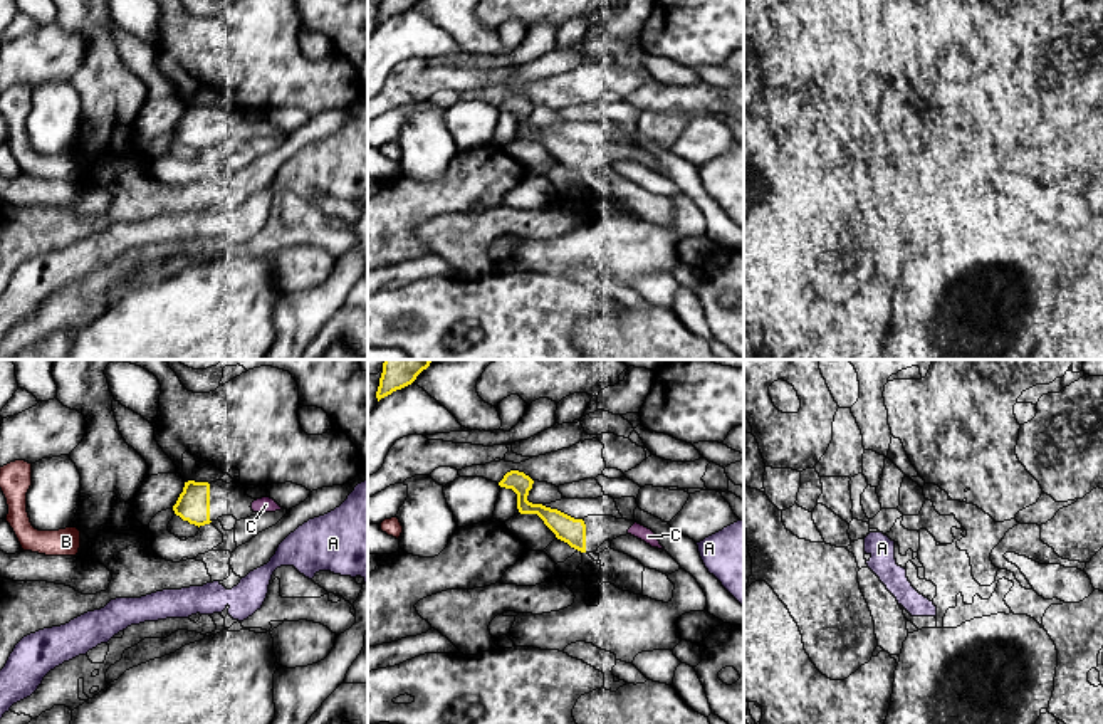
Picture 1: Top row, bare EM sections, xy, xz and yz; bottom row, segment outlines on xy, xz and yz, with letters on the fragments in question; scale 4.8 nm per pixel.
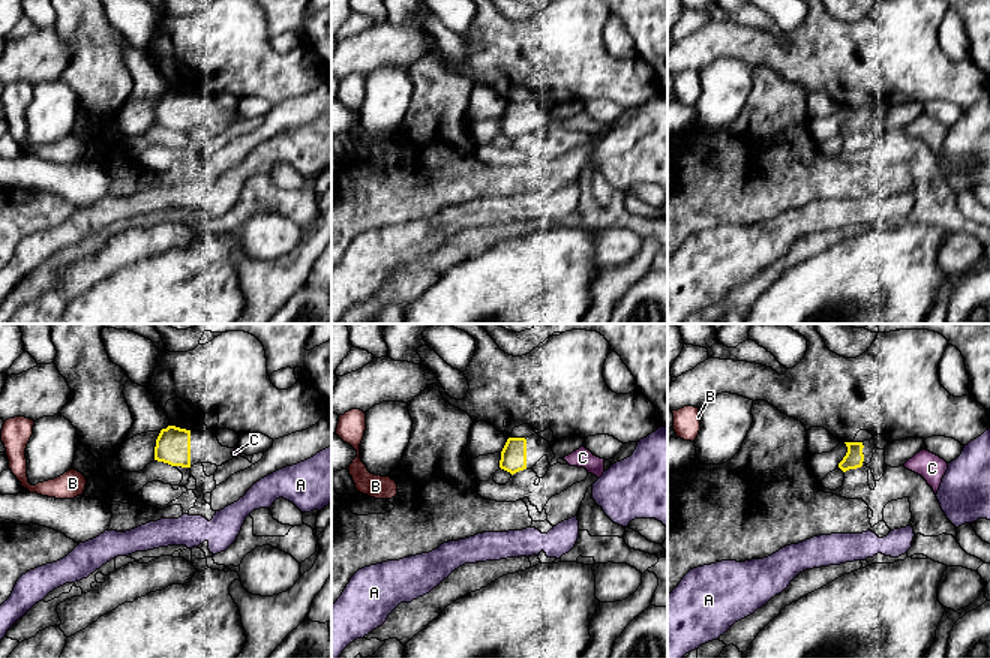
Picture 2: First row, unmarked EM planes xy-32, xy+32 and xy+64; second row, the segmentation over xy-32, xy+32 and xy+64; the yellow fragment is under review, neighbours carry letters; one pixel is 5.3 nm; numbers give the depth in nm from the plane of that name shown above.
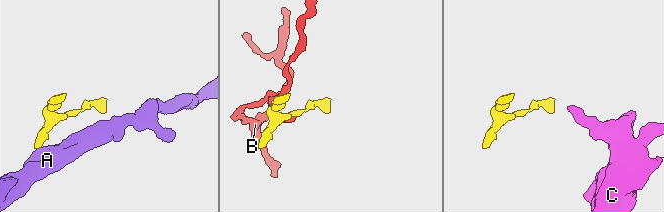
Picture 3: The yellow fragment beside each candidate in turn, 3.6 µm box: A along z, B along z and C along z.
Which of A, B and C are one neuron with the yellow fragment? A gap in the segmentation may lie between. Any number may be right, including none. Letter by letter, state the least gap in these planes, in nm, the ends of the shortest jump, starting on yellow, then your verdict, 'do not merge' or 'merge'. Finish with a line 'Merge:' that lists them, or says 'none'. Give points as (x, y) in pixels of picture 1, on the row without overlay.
A: 280 nm apart; from yellow across xy (198, 150), (214, 205); do not merge
B: 460 nm apart; from yellow across xy (173, 133), (79, 155); do not merge
C: 200 nm apart; from yellow across xy (209, 130), (250, 130); merge
Merge: C

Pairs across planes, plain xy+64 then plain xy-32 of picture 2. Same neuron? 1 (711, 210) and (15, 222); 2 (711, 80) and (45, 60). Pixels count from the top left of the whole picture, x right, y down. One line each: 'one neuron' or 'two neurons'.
1: one neuron
2: two neurons

